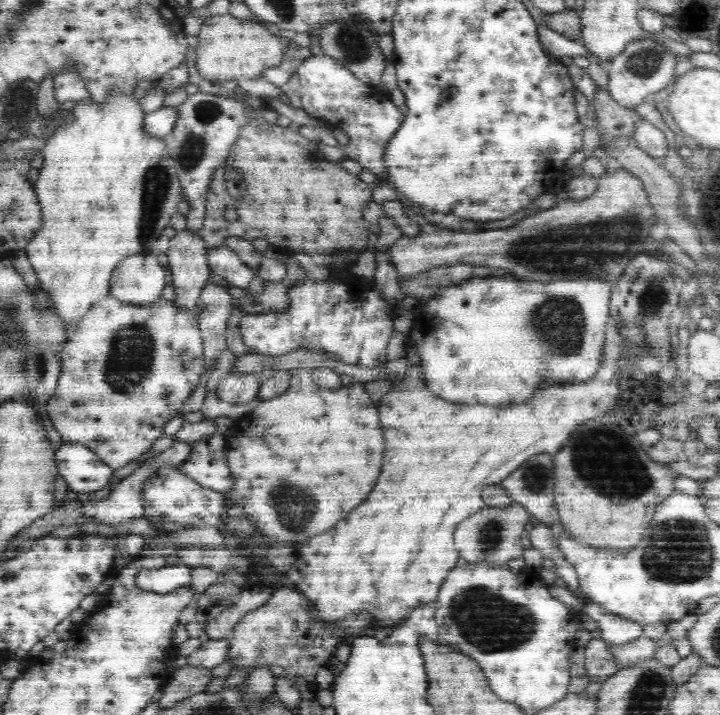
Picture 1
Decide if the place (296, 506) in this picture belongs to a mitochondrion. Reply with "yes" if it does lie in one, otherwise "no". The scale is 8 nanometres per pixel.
yes

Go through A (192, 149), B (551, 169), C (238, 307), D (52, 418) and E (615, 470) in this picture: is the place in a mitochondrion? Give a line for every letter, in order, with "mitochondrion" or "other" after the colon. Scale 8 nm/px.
A: mitochondrion
B: other
C: other
D: other
E: mitochondrion

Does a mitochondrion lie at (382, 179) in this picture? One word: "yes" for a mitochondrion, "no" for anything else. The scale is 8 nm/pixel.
no

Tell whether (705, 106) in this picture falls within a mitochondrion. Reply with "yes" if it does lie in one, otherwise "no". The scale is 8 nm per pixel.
no

